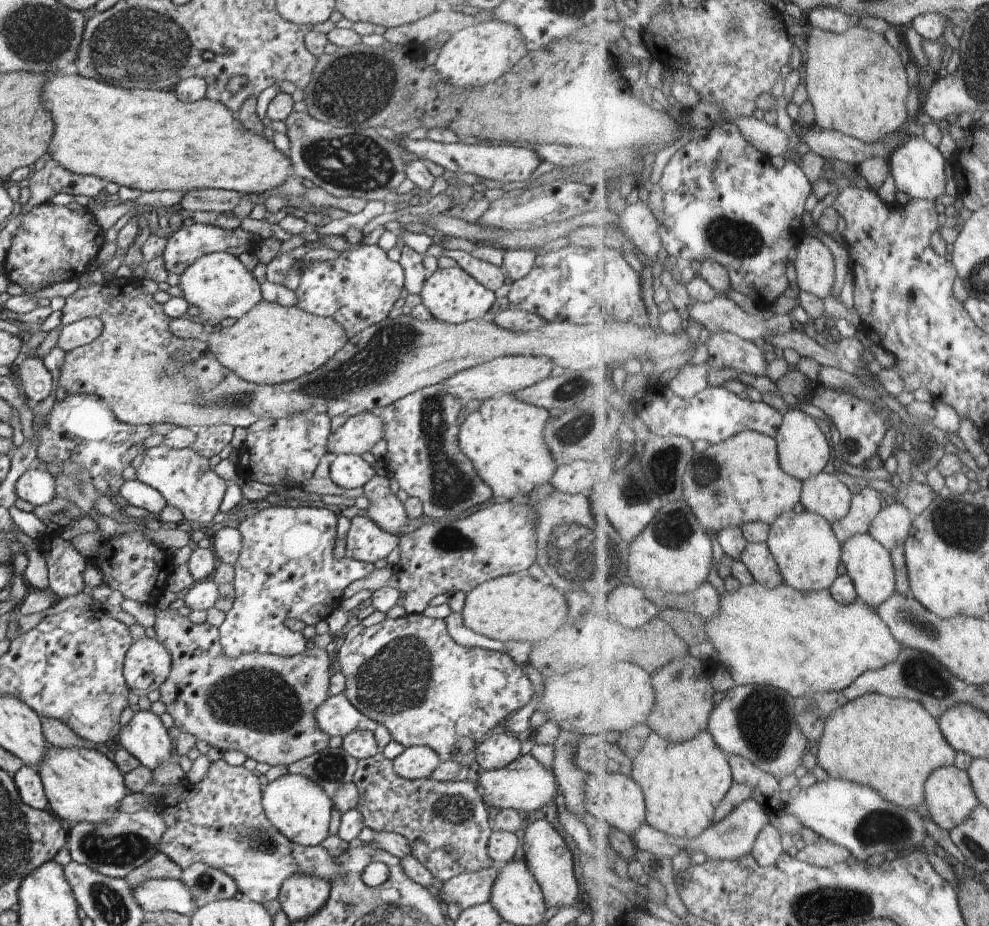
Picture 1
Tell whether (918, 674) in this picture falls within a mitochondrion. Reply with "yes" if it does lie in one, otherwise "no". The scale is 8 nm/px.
yes

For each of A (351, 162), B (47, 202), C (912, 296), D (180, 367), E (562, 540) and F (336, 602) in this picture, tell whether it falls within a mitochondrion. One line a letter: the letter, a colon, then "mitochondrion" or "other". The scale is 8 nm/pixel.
A: mitochondrion
B: other
C: mitochondrion
D: mitochondrion
E: mitochondrion
F: other

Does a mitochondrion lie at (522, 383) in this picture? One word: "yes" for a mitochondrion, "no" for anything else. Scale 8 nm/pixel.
no

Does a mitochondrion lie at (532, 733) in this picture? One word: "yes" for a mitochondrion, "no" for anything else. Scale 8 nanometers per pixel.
no

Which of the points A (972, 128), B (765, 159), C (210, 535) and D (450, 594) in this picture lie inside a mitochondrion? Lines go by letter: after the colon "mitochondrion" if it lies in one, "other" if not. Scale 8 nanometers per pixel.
A: other
B: other
C: other
D: other

